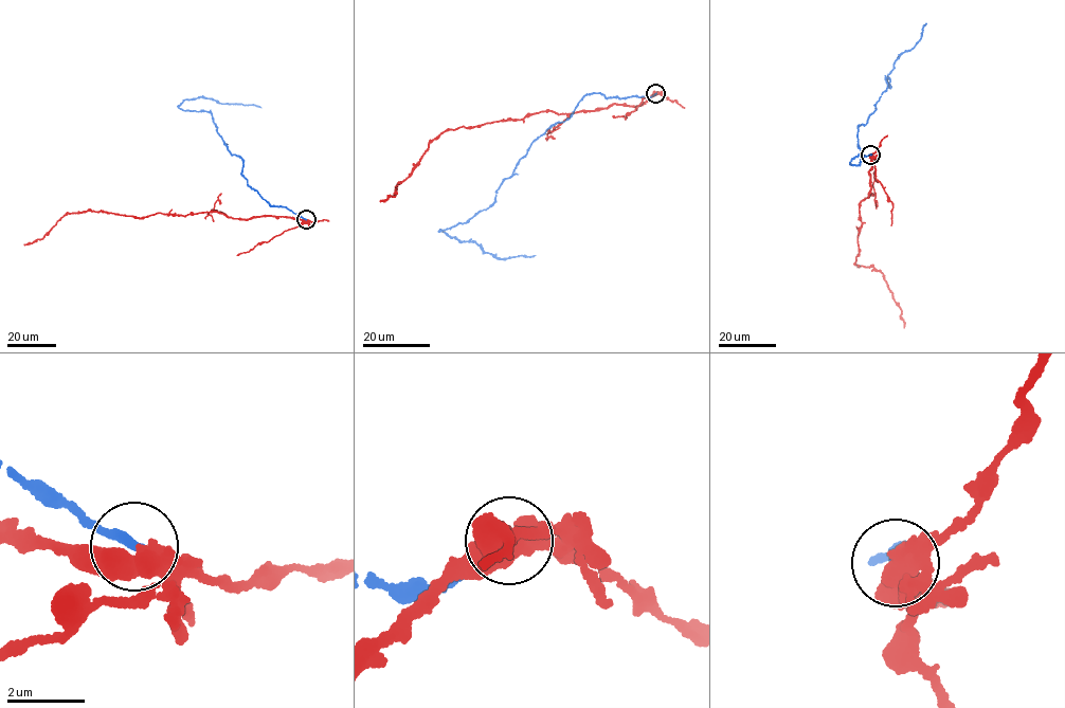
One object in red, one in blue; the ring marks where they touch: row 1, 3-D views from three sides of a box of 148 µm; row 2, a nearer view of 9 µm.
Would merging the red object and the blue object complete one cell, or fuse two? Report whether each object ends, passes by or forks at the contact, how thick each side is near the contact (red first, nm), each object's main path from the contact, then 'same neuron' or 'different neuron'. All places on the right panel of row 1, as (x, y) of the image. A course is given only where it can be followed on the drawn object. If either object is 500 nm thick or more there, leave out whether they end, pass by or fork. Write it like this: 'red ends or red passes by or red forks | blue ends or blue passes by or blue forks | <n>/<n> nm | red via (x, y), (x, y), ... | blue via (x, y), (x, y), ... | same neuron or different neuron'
red passes by | blue ends | 480/260 nm | red via (870, 155), (876, 160), (868, 171), (871, 187), (860, 202), (853, 264), (880, 271), (904, 327) | blue via (870, 155), (850, 164), (860, 152), (858, 127), (926, 23) | different neuron

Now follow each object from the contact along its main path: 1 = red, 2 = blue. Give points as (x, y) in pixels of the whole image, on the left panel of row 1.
1: (306, 219), (270, 215), (233, 218), (214, 211), (139, 218), (90, 210), (67, 214), (40, 239), (24, 244)
2: (306, 219), (270, 205), (248, 184), (244, 159), (228, 149), (212, 114), (179, 107), (201, 96), (262, 107)

